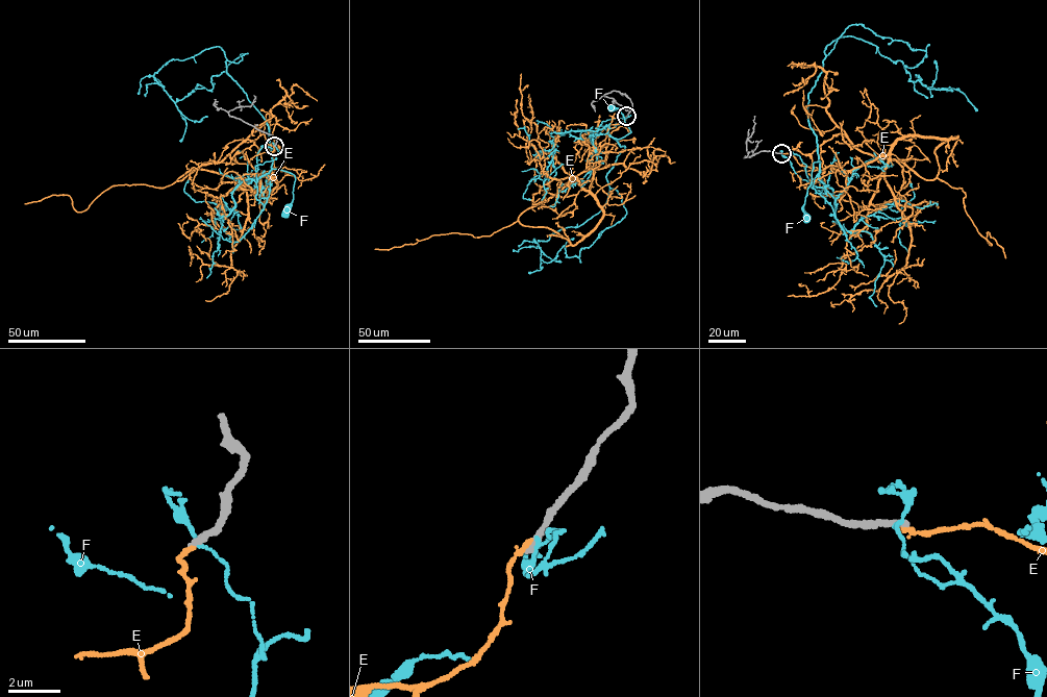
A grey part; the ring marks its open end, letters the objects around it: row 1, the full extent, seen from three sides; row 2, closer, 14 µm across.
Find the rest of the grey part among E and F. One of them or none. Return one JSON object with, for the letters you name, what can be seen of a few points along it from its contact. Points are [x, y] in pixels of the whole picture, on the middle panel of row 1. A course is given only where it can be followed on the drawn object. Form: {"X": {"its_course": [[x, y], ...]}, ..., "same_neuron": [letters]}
{"same_neuron": []}

